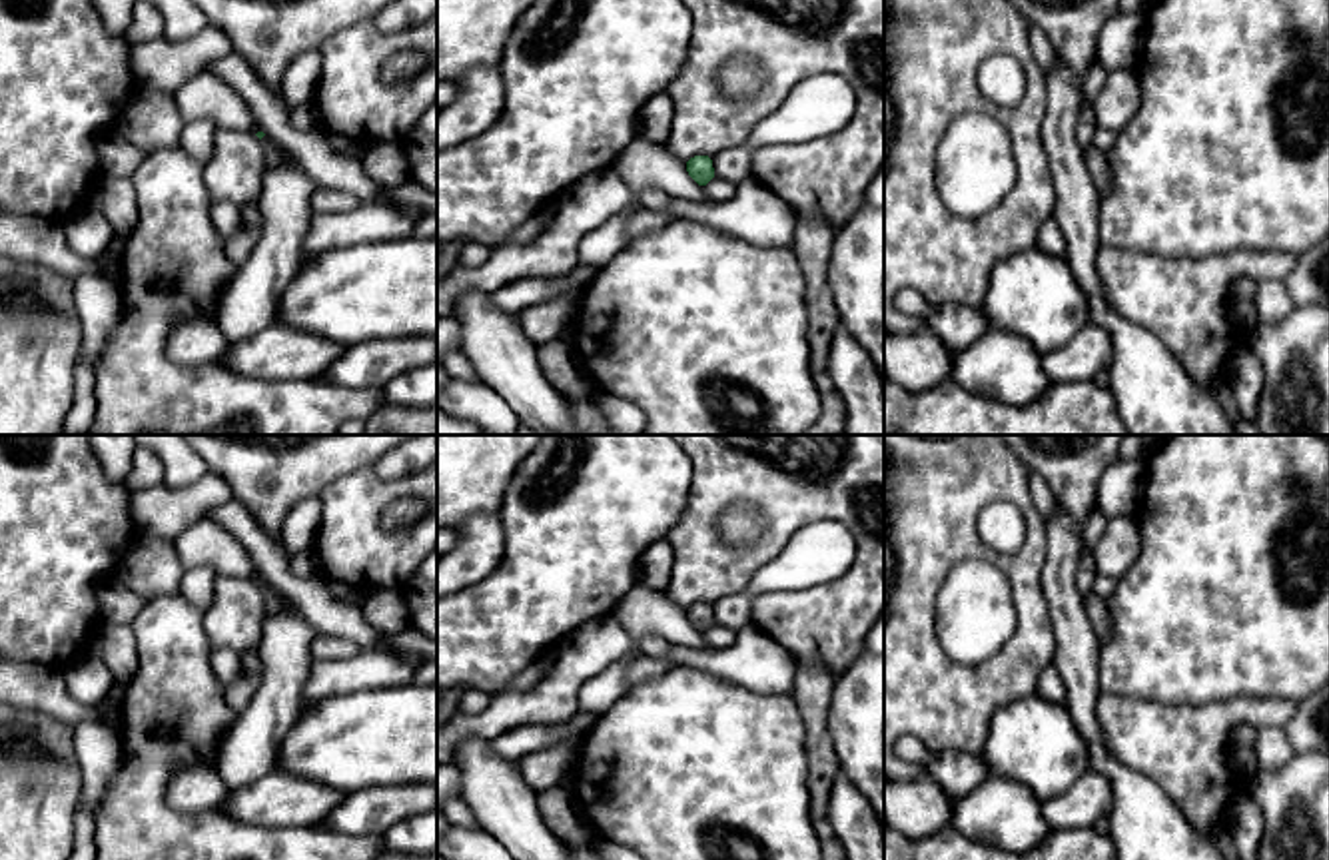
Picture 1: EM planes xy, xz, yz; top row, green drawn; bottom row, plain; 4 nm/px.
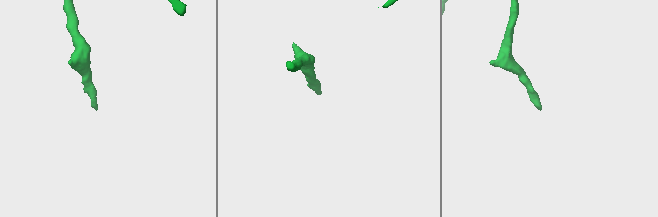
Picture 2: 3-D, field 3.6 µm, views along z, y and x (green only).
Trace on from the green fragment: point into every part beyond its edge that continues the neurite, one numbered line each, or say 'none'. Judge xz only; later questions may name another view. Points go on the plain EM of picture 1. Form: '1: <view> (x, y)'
none

